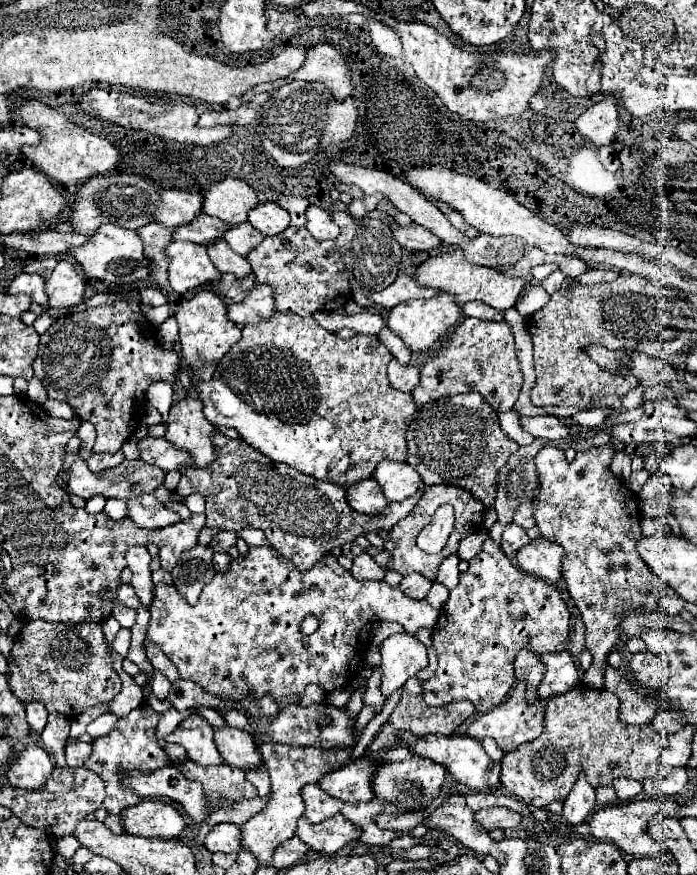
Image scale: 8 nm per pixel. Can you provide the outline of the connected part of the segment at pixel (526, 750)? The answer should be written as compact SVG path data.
M575 685L571 691L551 697L547 701L545 707L545 727L543 733L531 741L531 743L523 743L519 745L515 751L505 753L503 761L501 761L501 785L505 787L505 791L513 797L517 797L519 801L533 805L533 807L547 807L551 801L557 799L565 799L567 793L571 791L573 783L577 781L577 775L581 771L585 771L587 781L595 787L601 785L611 785L613 779L617 777L629 777L629 779L637 779L643 781L647 777L653 777L653 761L655 755L659 753L659 739L661 735L655 733L649 725L625 725L617 719L619 715L619 699L613 697L613 693L605 691L605 689L589 689L587 685Z

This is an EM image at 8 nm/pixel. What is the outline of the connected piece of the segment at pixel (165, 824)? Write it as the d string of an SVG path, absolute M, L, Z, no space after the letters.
M145 799L121 811L123 831L137 837L165 837L173 839L185 829L181 813L159 799Z

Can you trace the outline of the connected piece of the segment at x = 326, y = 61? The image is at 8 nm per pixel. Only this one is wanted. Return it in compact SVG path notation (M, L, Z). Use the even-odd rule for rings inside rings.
M319 43L315 47L307 47L305 65L301 65L297 73L293 73L293 79L301 79L307 83L325 83L325 87L331 89L331 93L339 101L353 97L353 81L349 67L345 65L341 53L331 45Z

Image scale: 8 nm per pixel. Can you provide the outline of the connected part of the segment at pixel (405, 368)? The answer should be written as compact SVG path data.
M391 359L387 377L389 377L389 385L393 389L411 393L415 389L415 385L419 383L419 369L411 367L411 365L401 365L397 359Z

